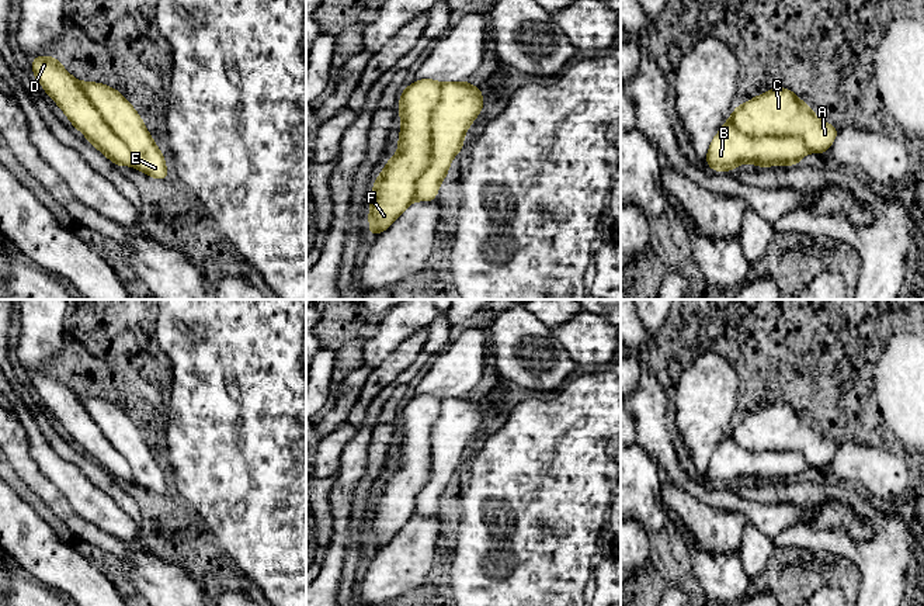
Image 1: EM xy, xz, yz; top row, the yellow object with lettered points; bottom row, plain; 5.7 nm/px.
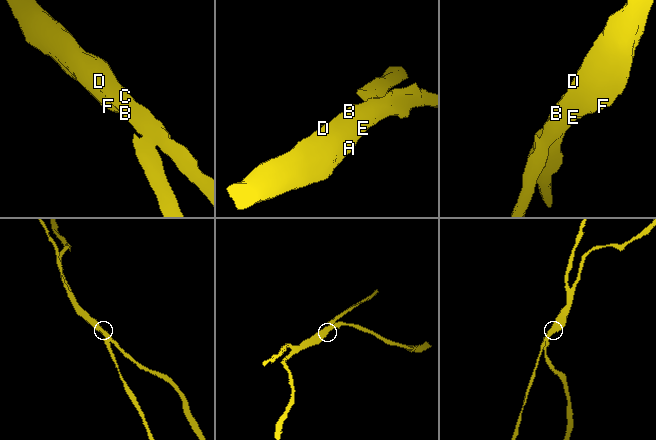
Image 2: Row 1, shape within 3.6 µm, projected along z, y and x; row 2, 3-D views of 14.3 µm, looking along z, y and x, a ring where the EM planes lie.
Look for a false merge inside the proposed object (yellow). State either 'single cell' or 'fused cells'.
fused cells

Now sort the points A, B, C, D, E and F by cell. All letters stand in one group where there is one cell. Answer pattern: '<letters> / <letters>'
A C E / B D F

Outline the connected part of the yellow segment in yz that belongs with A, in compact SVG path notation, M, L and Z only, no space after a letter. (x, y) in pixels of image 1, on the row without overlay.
M775 402L741 420L730 432L733 440L751 451L796 451L809 467L824 470L838 444L823 437L810 423L785 402Z

